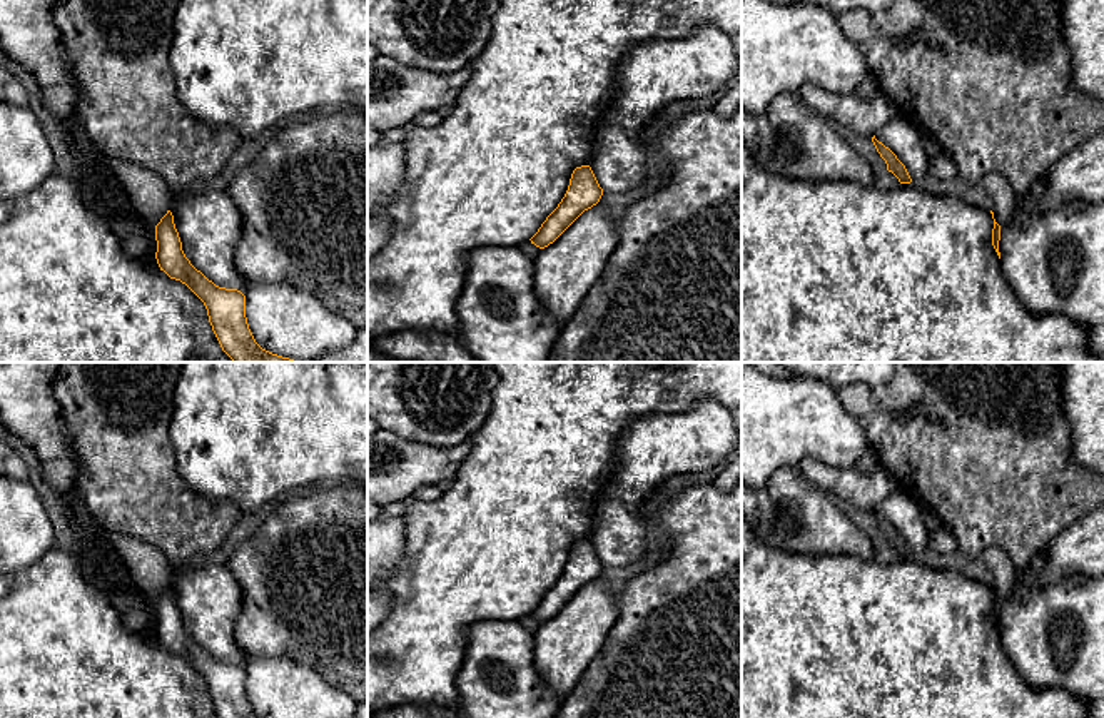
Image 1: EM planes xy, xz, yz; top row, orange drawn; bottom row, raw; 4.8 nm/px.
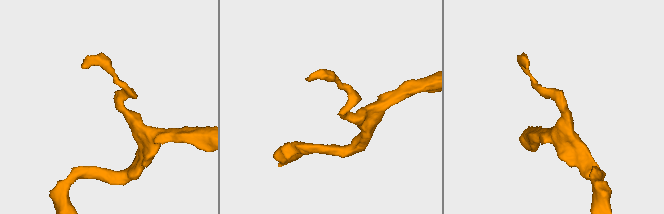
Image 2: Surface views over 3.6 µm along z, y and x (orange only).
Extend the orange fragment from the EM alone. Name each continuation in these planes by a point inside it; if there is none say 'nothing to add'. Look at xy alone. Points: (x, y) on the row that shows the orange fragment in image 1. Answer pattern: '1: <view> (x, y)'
nothing to add

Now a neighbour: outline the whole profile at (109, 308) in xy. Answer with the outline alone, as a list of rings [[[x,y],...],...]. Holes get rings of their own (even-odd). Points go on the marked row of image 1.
[[[50,175],[12,204],[10,217],[0,224],[0,362],[234,362],[220,347],[204,302],[180,281],[170,279],[157,264],[132,259],[114,222],[85,200],[85,184]]]

